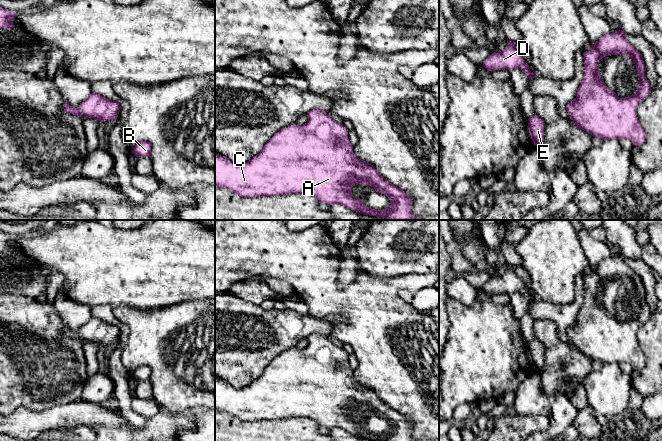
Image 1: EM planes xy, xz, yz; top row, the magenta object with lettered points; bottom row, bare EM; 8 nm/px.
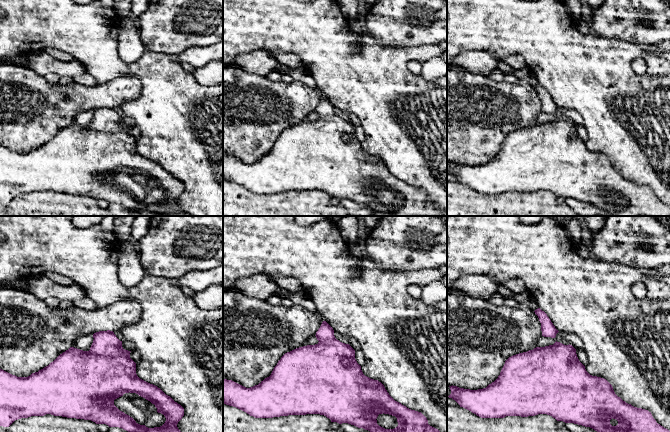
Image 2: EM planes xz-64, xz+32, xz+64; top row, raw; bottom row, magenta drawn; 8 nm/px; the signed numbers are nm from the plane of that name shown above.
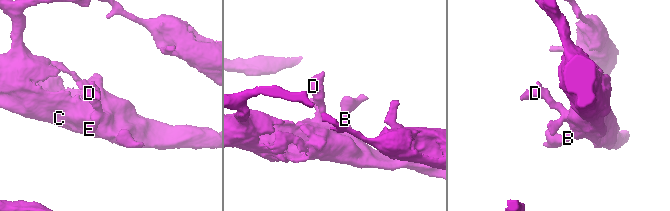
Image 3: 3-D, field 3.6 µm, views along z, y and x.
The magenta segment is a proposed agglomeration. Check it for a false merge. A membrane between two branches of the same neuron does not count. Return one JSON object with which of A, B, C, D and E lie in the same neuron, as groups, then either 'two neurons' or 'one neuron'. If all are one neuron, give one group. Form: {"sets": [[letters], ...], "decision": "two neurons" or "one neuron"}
{"sets": [["A", "B", "C", "D", "E"]], "decision": "one neuron"}

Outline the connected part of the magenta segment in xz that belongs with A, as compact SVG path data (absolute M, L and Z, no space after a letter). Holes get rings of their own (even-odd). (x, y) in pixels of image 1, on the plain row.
M312 334L307 337L308 345L298 350L293 348L277 356L264 370L262 375L244 388L236 388L224 380L215 377L215 411L226 412L245 422L262 420L281 420L289 418L308 418L316 421L320 427L341 428L363 439L375 441L418 441L412 437L412 423L407 418L388 406L373 389L354 379L353 370L348 362L348 354L342 347L334 345L326 335ZM355 408L371 410L376 416L386 419L391 431L375 434L363 428L363 424L352 419Z

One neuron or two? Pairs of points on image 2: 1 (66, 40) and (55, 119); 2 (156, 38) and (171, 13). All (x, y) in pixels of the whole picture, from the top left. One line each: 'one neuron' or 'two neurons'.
1: two neurons
2: one neuron

